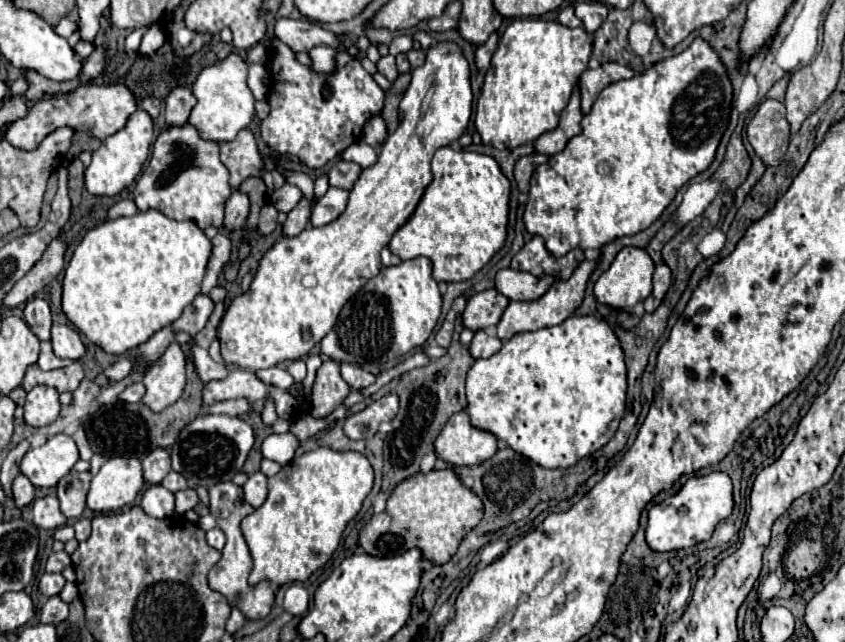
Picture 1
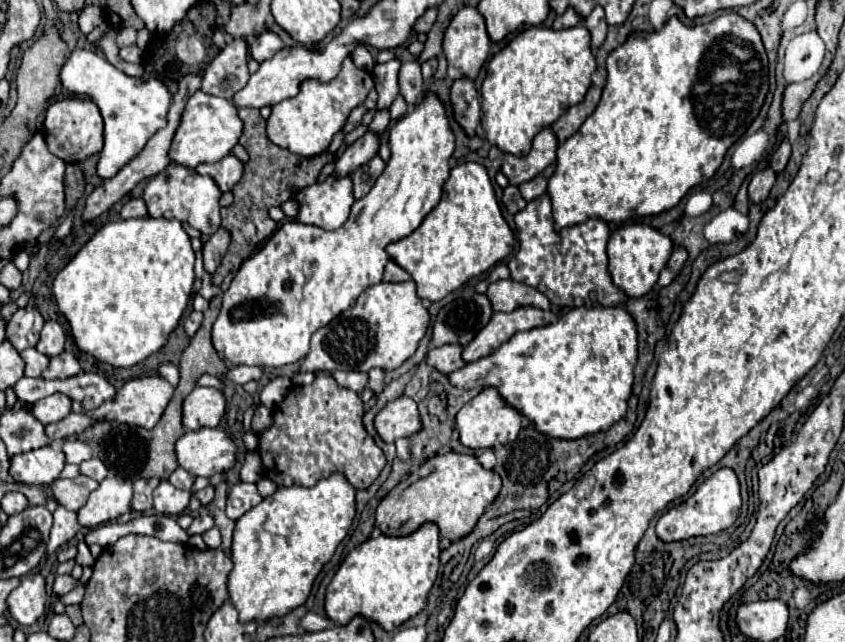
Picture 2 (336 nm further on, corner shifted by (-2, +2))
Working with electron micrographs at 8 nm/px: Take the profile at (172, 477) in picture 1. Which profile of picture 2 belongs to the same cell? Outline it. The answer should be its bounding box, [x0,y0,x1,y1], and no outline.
[168,467,194,491]

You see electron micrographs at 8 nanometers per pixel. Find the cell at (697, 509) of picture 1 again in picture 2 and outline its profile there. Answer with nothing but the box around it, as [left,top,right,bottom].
[656,467,740,541]

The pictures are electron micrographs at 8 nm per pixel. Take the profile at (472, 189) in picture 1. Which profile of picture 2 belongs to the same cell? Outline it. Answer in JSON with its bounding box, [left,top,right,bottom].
[386,163,514,303]

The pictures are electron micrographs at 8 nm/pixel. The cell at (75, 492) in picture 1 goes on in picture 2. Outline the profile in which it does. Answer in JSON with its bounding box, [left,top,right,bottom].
[52,475,98,511]

